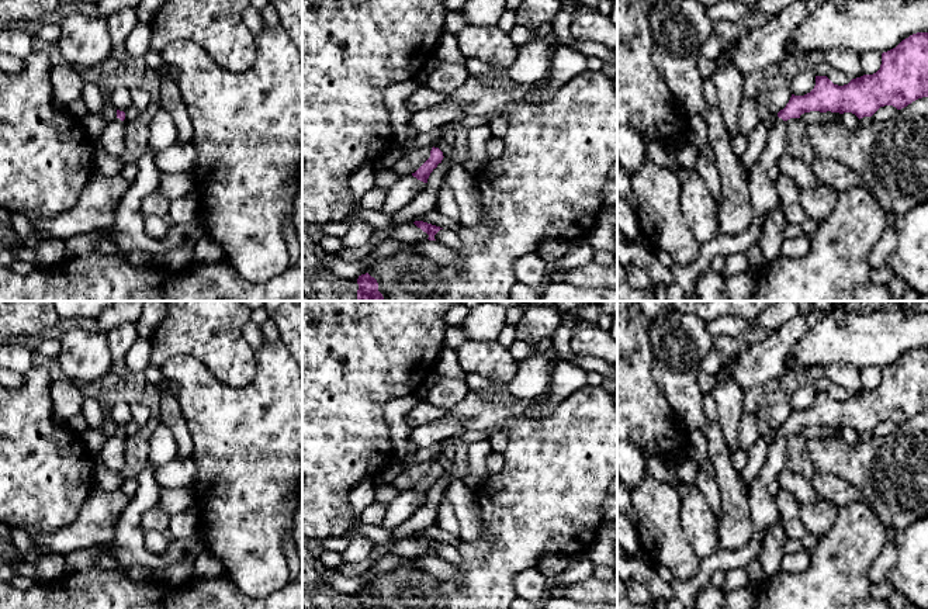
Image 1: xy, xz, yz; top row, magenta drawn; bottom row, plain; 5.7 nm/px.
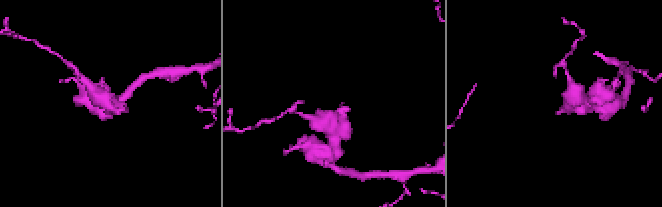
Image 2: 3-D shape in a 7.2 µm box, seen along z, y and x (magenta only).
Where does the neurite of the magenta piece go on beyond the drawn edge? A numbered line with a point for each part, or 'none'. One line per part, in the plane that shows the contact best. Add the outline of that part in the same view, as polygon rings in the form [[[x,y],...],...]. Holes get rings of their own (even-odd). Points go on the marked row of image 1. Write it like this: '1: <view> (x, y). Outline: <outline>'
1: xy (113, 142). Outline: [[[115,117],[115,120],[105,127],[98,141],[101,142],[101,146],[107,153],[124,159],[125,150],[124,136],[125,136],[124,121]]]

